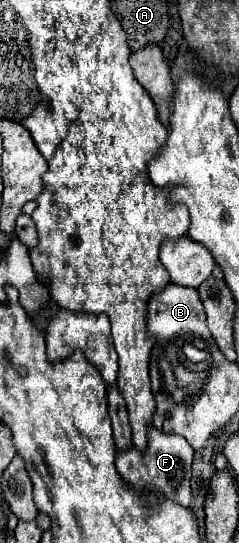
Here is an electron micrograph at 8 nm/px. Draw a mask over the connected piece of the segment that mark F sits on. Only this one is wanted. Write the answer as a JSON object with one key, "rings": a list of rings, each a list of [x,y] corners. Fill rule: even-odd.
{"rings":[[[155,427],[147,429],[147,449],[139,451],[135,445],[117,449],[117,471],[119,475],[137,489],[153,489],[179,505],[189,507],[191,503],[191,461],[193,447],[179,435],[163,435]]]}

